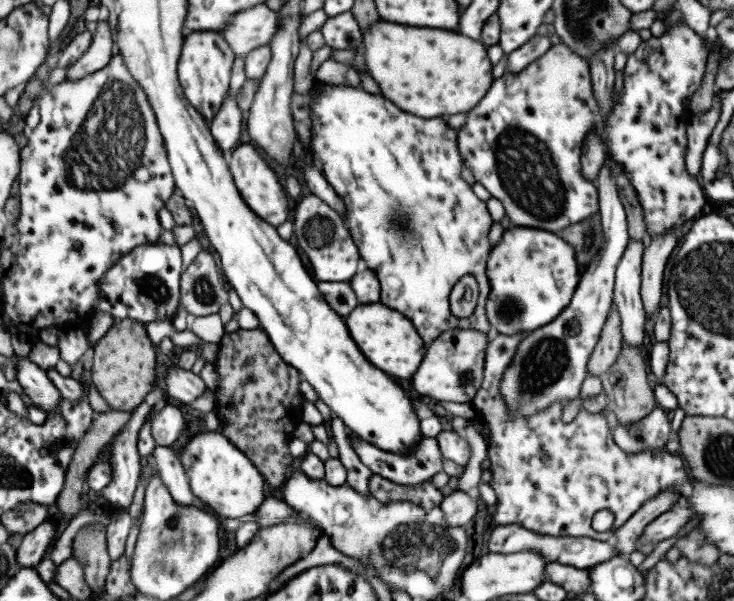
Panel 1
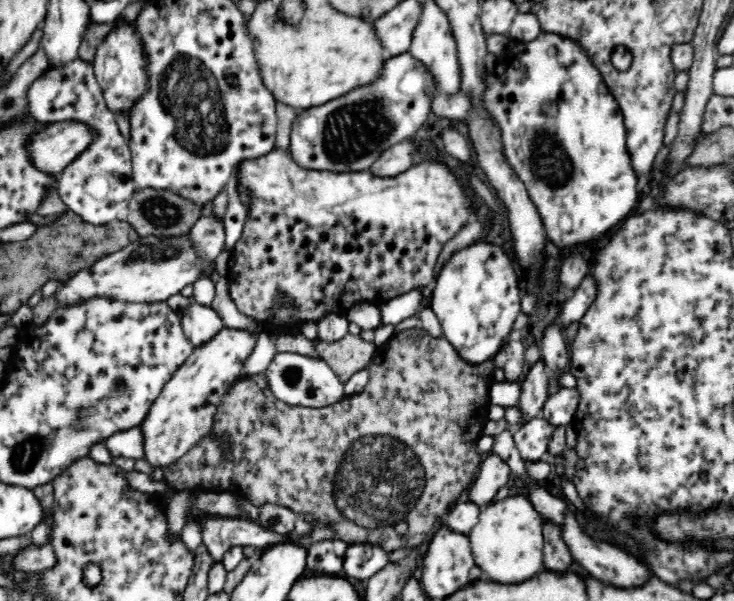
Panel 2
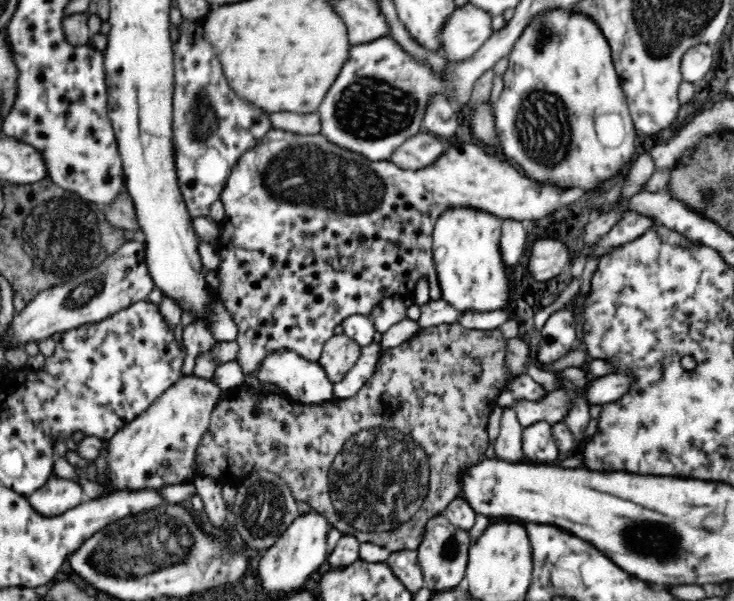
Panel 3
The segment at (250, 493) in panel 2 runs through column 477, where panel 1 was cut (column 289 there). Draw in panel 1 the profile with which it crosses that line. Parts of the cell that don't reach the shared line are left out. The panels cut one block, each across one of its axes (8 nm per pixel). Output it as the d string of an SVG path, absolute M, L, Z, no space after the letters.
M238 328L234 332L224 332L218 342L217 356L214 362L217 374L217 387L214 392L214 407L217 410L219 424L223 426L222 435L231 441L257 468L263 476L264 487L269 493L276 493L284 486L291 468L297 459L289 454L287 440L294 438L293 431L301 423L303 396L299 391L299 373L289 366L275 352L267 333L261 328L243 330Z

